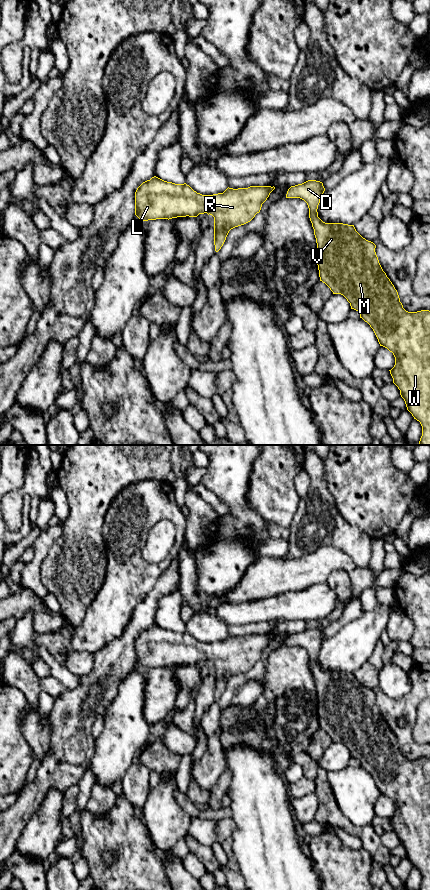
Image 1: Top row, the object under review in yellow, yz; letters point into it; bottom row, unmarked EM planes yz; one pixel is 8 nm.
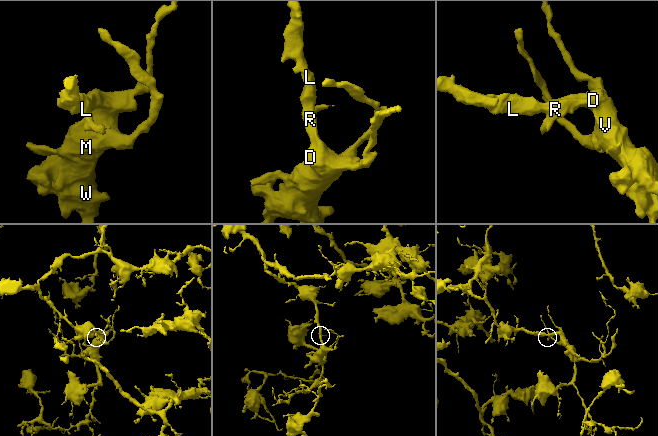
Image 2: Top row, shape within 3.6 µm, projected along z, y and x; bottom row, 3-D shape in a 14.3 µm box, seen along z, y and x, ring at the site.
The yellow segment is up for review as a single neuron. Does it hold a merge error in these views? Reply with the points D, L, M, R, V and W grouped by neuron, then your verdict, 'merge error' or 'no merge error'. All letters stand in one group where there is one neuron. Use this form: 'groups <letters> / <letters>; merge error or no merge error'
groups D L M R V W; no merge error

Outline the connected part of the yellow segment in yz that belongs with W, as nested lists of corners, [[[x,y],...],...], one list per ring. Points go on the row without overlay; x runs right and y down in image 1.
[[[308,628],[302,632],[291,634],[286,646],[300,646],[309,656],[309,666],[314,677],[317,691],[317,713],[320,729],[325,731],[333,742],[343,743],[350,751],[351,757],[360,761],[360,766],[373,777],[380,794],[387,796],[395,805],[395,813],[389,818],[393,831],[400,838],[407,858],[422,874],[422,884],[419,890],[430,890],[430,759],[421,758],[408,760],[403,756],[397,738],[383,719],[375,700],[376,693],[363,686],[354,673],[343,671],[325,671],[318,665],[318,653],[325,636],[323,631]]]

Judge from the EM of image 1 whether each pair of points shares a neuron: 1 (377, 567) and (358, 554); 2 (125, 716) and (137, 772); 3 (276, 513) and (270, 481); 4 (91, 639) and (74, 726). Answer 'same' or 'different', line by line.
1: different
2: different
3: same
4: different

